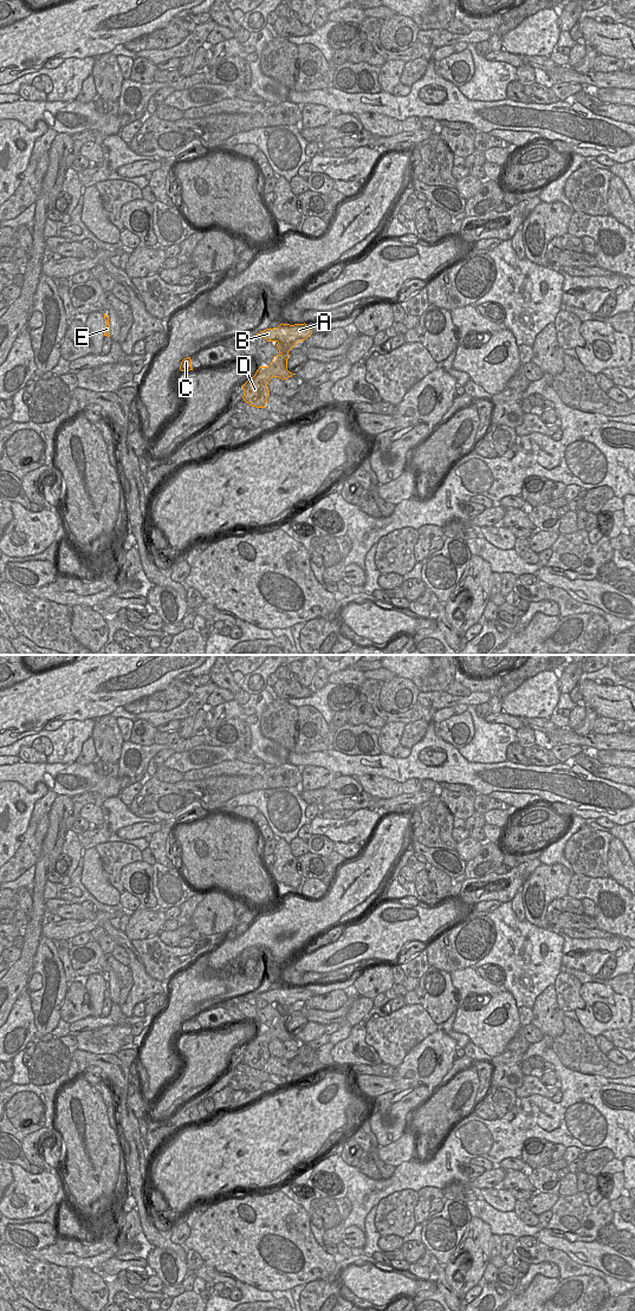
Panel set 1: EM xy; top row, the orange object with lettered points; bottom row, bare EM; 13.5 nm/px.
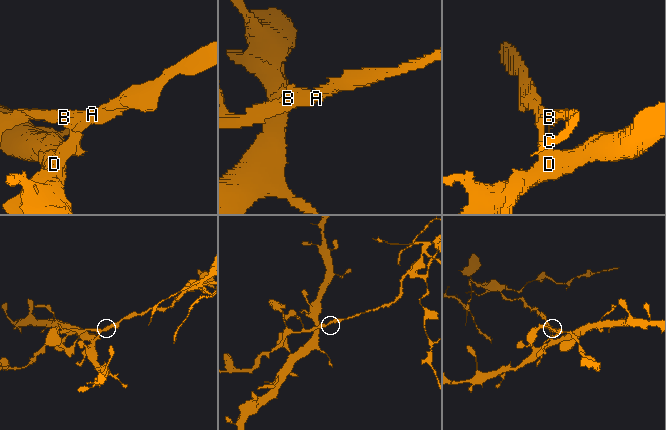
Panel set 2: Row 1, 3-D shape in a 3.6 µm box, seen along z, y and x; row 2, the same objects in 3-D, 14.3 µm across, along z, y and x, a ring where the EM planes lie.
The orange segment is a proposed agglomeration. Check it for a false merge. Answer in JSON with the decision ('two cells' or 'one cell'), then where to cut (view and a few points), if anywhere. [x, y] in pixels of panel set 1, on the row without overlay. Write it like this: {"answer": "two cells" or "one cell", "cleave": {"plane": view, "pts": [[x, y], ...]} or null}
{"answer": "two cells", "cleave": {"plane": "xy", "pts": [[287, 1013], [282, 1016]]}}

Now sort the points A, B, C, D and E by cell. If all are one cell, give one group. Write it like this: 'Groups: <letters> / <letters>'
Groups: A B C E / D

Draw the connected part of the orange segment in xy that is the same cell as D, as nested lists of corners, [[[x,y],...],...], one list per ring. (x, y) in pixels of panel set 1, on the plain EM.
[[[289,1014],[277,1017],[270,1027],[259,1028],[255,1037],[242,1047],[242,1060],[246,1065],[255,1070],[265,1070],[270,1058],[268,1044],[273,1039],[279,1039],[284,1043],[296,1037],[287,1032],[287,1020]]]

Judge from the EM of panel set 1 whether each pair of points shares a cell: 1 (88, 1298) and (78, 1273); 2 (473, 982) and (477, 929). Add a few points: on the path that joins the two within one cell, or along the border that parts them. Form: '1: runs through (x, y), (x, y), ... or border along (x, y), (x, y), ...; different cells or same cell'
1: runs through (88, 1292), (83, 1279); same cell
2: border along (471, 966), (449, 973); different cells

